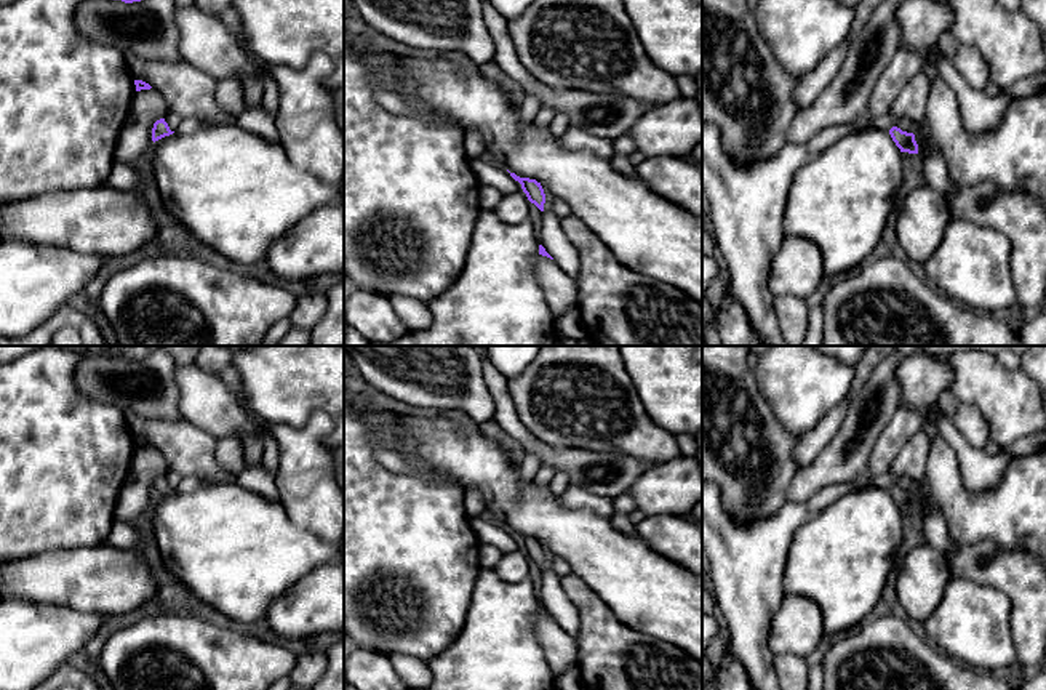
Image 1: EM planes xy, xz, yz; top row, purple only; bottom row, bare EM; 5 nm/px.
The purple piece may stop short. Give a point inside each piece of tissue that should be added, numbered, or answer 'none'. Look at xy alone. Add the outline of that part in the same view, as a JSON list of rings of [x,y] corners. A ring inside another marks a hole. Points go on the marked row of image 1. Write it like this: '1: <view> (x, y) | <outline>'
none

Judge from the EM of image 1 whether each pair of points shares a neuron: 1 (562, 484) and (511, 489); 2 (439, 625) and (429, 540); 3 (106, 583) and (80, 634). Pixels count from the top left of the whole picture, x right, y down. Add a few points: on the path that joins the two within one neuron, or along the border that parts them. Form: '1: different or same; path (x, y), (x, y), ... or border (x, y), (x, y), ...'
1: different; border (549, 487), (558, 497)
2: same; path (429, 604), (429, 561)
3: different; border (55, 604), (79, 612), (106, 613), (111, 618)

